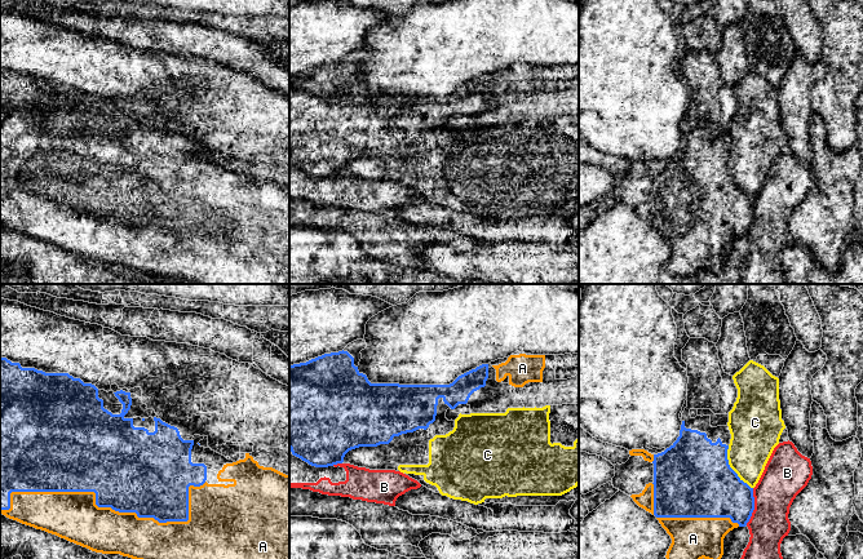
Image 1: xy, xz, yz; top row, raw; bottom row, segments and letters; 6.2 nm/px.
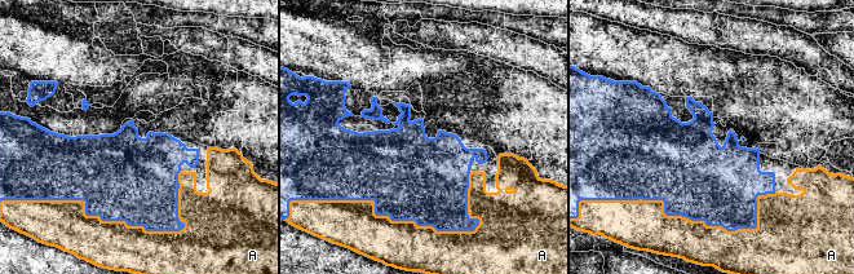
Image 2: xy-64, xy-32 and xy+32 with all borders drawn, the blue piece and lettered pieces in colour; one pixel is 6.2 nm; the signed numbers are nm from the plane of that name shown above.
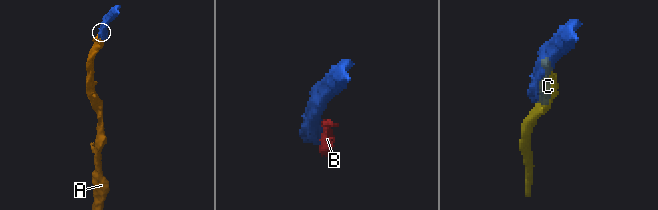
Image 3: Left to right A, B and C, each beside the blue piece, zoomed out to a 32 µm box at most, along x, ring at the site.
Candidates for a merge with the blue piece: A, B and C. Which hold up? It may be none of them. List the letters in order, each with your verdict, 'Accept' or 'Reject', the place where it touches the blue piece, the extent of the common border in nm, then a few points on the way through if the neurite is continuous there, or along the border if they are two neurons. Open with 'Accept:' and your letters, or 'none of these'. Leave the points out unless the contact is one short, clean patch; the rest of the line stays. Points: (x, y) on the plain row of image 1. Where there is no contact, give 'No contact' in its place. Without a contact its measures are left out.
Accept: A
A: Accept. Touches blue at xy (107, 217). Shared border 1300 nm
B: Reject. Touches blue at yz (753, 217). Shared border 240 nm
C: Reject. Touches blue at yz (730, 178). Shared border 320 nm

